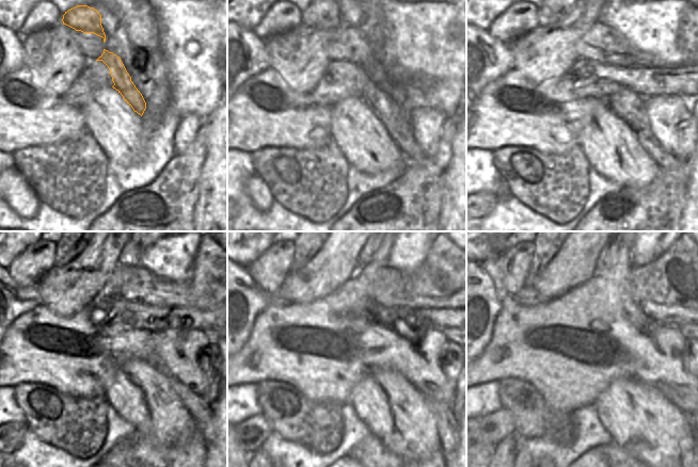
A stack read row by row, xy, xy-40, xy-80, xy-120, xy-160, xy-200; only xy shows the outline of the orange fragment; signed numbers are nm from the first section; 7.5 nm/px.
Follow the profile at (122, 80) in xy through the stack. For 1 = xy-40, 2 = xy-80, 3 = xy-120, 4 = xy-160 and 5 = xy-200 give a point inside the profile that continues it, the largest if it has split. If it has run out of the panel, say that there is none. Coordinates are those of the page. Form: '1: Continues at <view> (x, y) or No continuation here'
1: Continues at xy-40 (387, 109)
2: Continues at xy-80 (627, 105)
3: Continues at xy-120 (200, 409)
4: Continues at xy-160 (443, 414)
5: Continues at xy-200 (683, 444).

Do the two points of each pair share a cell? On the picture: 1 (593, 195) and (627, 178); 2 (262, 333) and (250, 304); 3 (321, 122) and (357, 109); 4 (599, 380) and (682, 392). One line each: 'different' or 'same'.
1: different
2: different
3: different
4: same

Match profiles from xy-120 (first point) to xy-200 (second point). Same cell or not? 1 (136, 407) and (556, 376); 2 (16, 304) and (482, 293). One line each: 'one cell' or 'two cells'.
1: two cells
2: one cell

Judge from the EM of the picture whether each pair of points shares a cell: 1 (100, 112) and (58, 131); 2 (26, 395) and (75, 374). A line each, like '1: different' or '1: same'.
1: different
2: different

